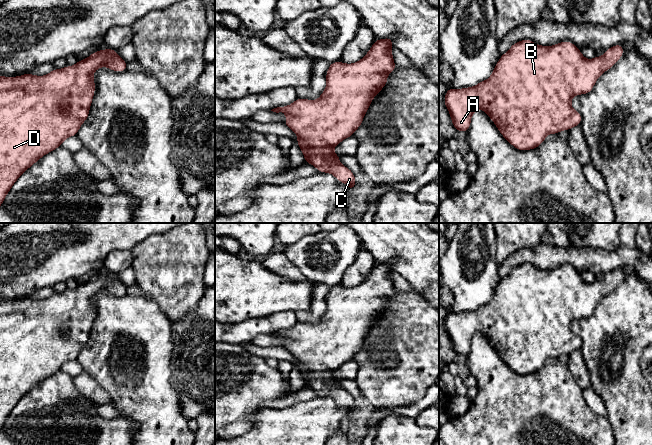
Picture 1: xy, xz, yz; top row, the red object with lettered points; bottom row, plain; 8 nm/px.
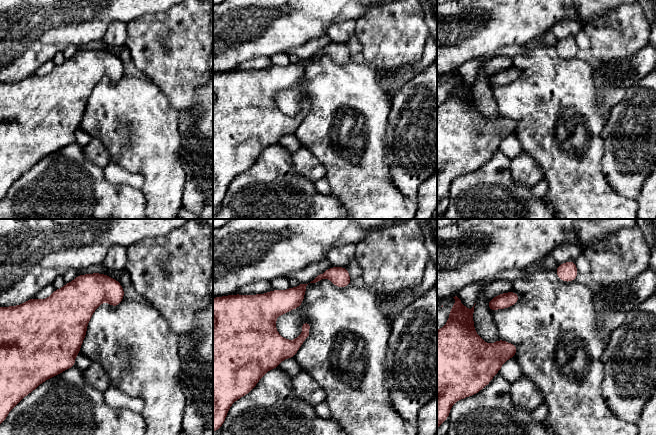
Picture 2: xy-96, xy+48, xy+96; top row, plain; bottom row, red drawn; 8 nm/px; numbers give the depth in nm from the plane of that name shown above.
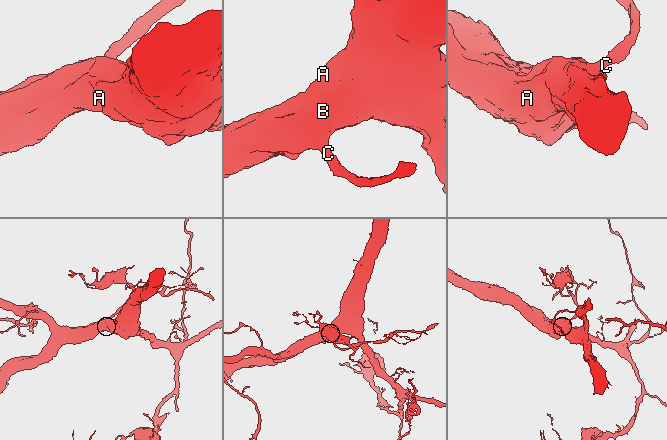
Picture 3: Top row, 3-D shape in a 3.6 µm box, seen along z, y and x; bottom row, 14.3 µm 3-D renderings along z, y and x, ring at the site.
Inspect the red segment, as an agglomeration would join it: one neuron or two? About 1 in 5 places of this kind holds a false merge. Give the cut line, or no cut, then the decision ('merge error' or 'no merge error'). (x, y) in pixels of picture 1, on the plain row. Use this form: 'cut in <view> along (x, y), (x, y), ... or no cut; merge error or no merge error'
no cut; no merge error

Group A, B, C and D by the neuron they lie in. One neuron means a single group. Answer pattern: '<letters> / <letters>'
A B C D

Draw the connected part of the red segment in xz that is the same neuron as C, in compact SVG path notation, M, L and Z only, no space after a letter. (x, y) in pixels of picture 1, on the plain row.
M375 263L366 279L355 287L346 288L340 284L330 287L326 296L326 312L317 324L297 322L291 329L271 334L287 339L283 347L299 362L294 366L301 372L305 387L313 389L319 396L331 397L339 406L348 409L348 415L357 410L355 398L340 387L340 379L334 377L333 372L353 360L361 350L373 322L388 308L386 300L397 291L392 279L392 263Z

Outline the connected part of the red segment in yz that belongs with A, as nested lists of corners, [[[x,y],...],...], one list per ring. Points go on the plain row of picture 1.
[[[523,263],[512,268],[510,273],[500,280],[491,300],[477,309],[454,313],[448,312],[444,320],[444,329],[451,340],[456,355],[466,357],[471,348],[473,337],[482,333],[494,346],[501,359],[516,373],[528,375],[539,371],[548,358],[558,358],[581,349],[582,340],[571,330],[575,319],[588,318],[592,315],[597,303],[622,281],[622,267],[605,274],[603,280],[586,283],[580,273],[570,265],[563,265],[552,270],[535,268],[530,263]]]

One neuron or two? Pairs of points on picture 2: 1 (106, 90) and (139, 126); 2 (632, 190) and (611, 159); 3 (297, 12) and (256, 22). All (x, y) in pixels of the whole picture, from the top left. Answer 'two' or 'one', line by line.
1: one
2: one
3: one

